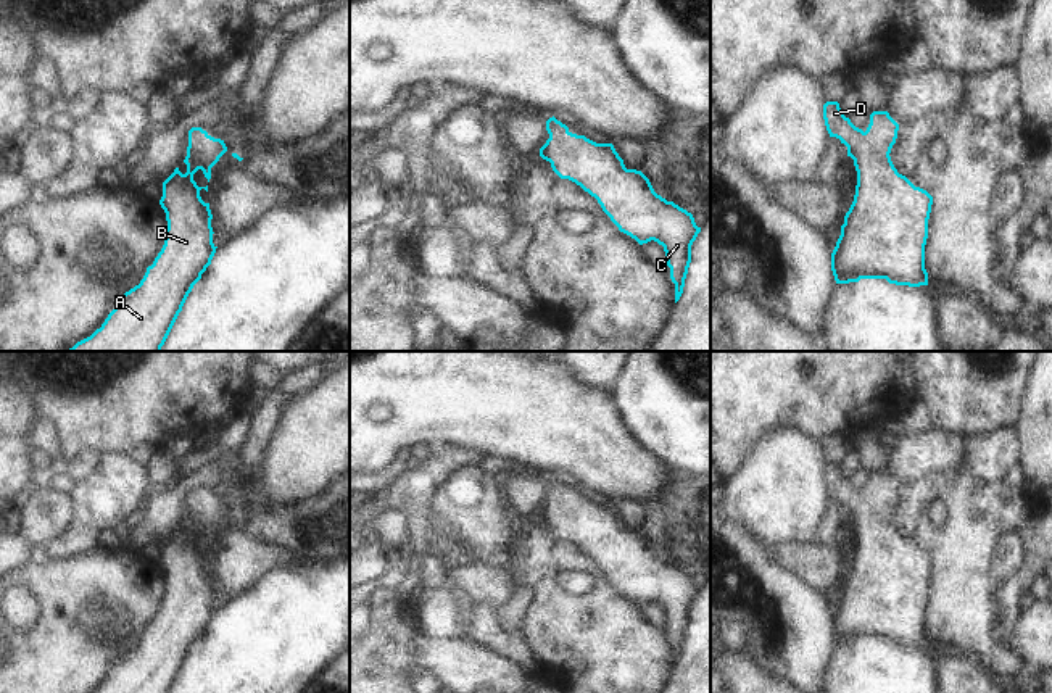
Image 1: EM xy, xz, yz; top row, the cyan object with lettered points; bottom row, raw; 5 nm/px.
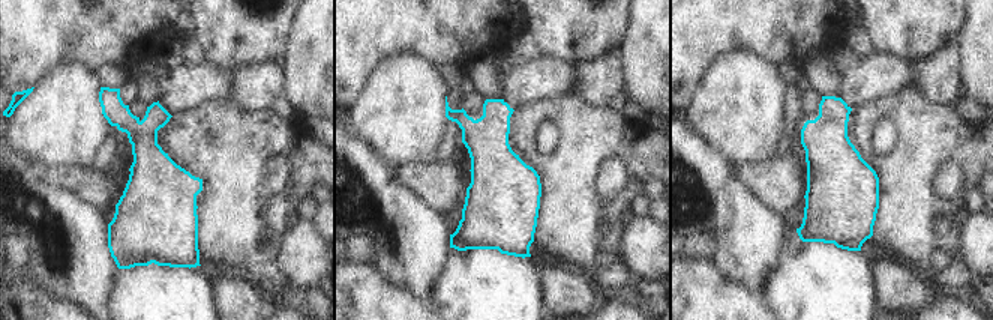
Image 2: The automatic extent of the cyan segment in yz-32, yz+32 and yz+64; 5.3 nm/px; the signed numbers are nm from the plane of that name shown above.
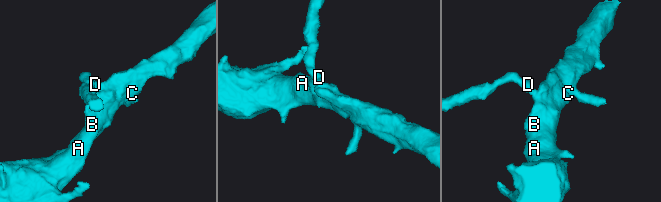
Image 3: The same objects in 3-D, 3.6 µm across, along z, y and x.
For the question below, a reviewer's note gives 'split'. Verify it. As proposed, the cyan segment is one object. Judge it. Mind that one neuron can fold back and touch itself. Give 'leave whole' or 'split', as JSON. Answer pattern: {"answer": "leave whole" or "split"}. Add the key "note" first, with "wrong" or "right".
{"note": "wrong", "answer": "leave whole"}

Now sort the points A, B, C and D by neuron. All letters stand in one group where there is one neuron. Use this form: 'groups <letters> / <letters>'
groups A B C D

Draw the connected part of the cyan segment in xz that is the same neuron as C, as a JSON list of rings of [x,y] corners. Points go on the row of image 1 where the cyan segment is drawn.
[[[554,116],[546,121],[546,131],[549,139],[540,156],[561,179],[594,197],[619,230],[640,245],[654,240],[664,247],[677,303],[691,263],[691,245],[701,232],[693,214],[657,195],[641,171],[627,169],[612,143],[572,134]]]

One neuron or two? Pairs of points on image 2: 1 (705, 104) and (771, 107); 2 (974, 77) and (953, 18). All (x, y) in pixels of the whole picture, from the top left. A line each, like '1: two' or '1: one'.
1: one
2: two

